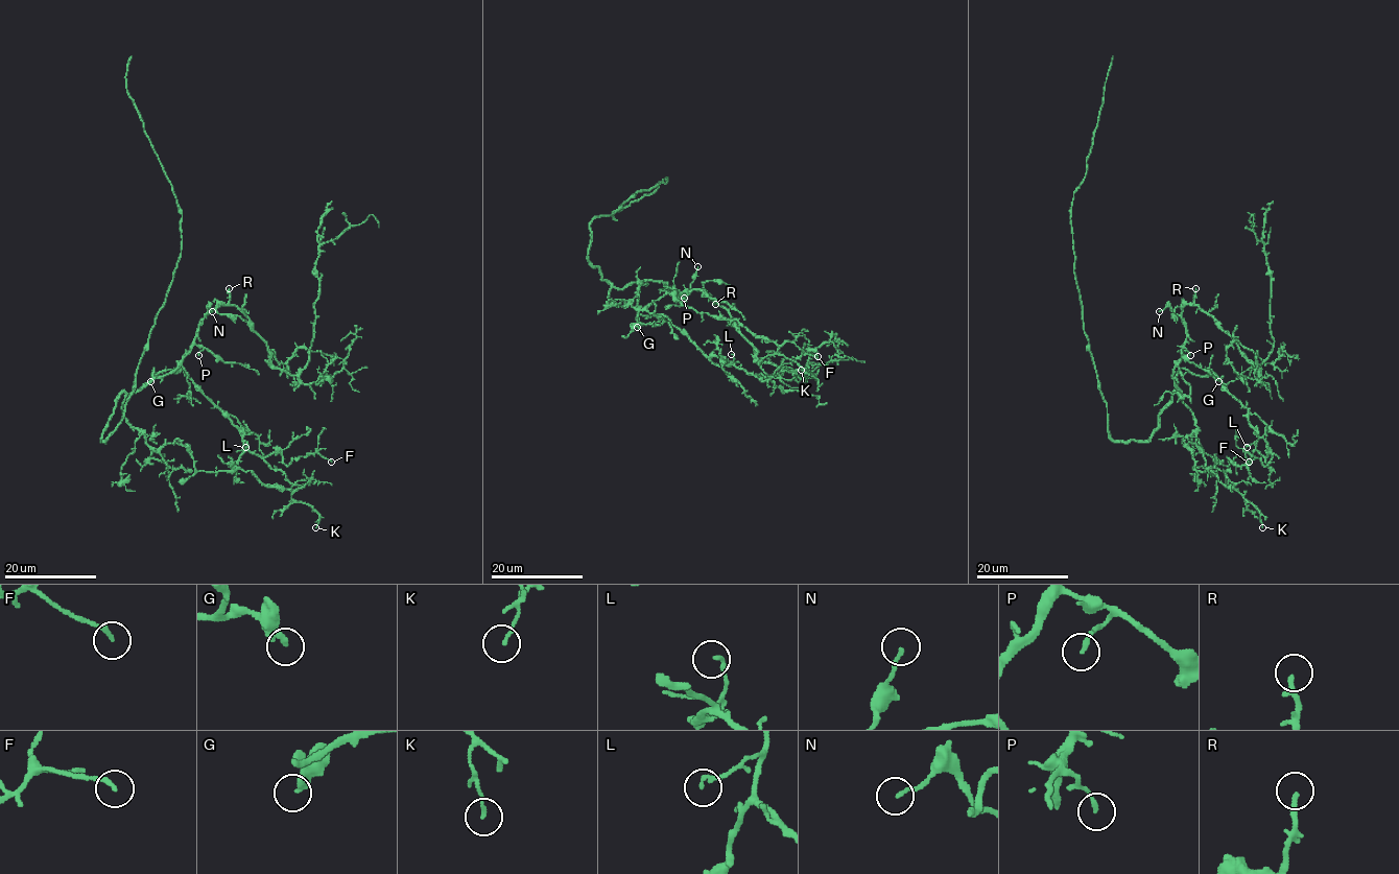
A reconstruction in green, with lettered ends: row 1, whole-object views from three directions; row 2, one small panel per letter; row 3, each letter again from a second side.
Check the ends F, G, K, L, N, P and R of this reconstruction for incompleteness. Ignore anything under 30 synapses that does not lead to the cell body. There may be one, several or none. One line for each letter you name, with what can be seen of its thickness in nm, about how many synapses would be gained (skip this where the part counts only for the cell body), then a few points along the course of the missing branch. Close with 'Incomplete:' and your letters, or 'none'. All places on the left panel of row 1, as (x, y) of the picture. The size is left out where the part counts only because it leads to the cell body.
R: Thickness 240 nm. Roughly 70 synapses. Course of what is missing: (229, 288), (233, 275), (227, 266), (226, 249), (239, 202), (237, 195)
Incomplete: R

